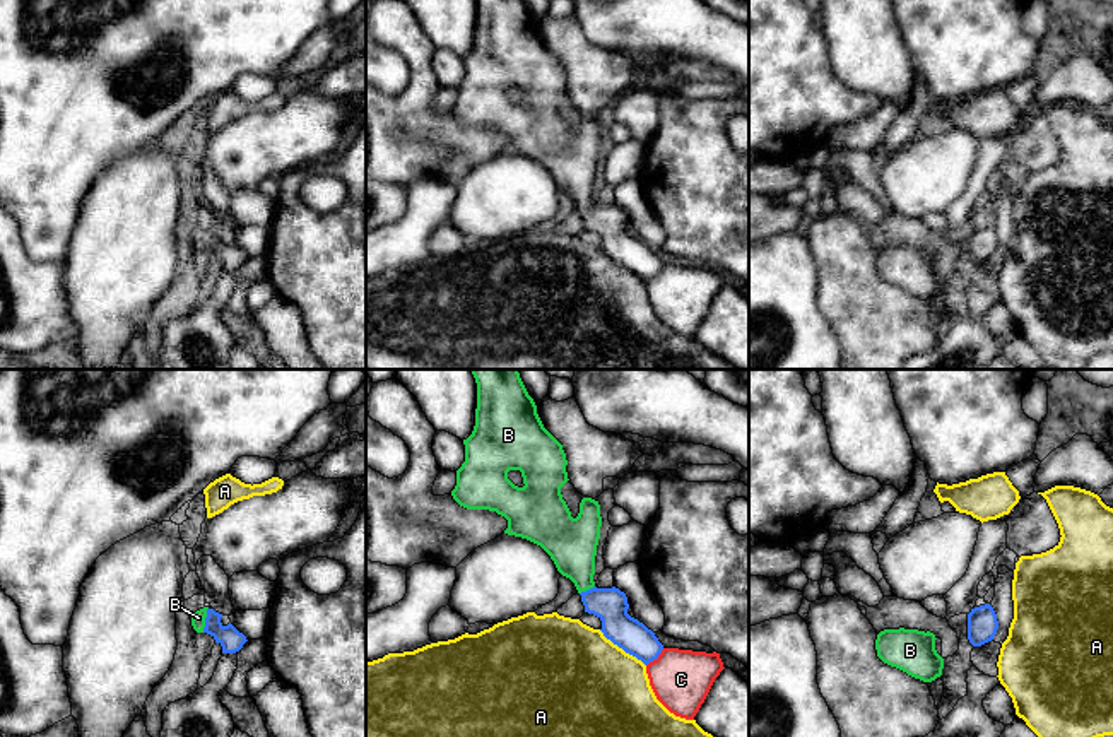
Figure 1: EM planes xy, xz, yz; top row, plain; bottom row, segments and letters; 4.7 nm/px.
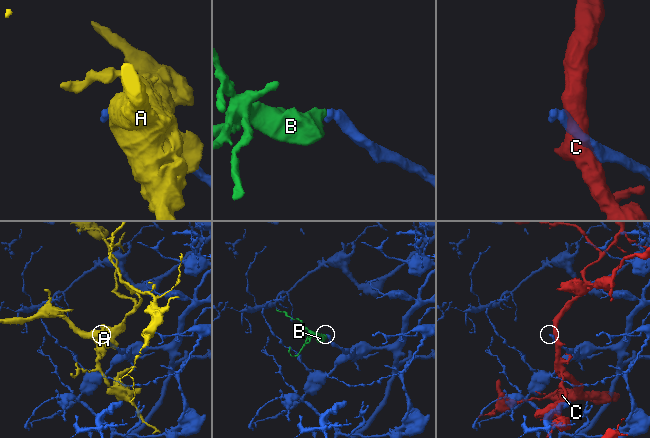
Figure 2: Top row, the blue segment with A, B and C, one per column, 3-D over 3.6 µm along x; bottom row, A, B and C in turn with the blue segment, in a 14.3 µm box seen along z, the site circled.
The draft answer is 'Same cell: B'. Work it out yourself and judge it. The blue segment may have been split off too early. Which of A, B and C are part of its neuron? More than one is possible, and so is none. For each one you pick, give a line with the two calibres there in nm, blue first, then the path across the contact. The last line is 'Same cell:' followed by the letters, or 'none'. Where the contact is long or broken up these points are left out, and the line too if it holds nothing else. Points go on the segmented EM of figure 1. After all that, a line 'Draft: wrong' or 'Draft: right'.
B: Thickness 110 nm (blue) against 60 nm. Path across: xy (231, 640), (206, 619), (199, 618)
Same cell: B
Draft: right

